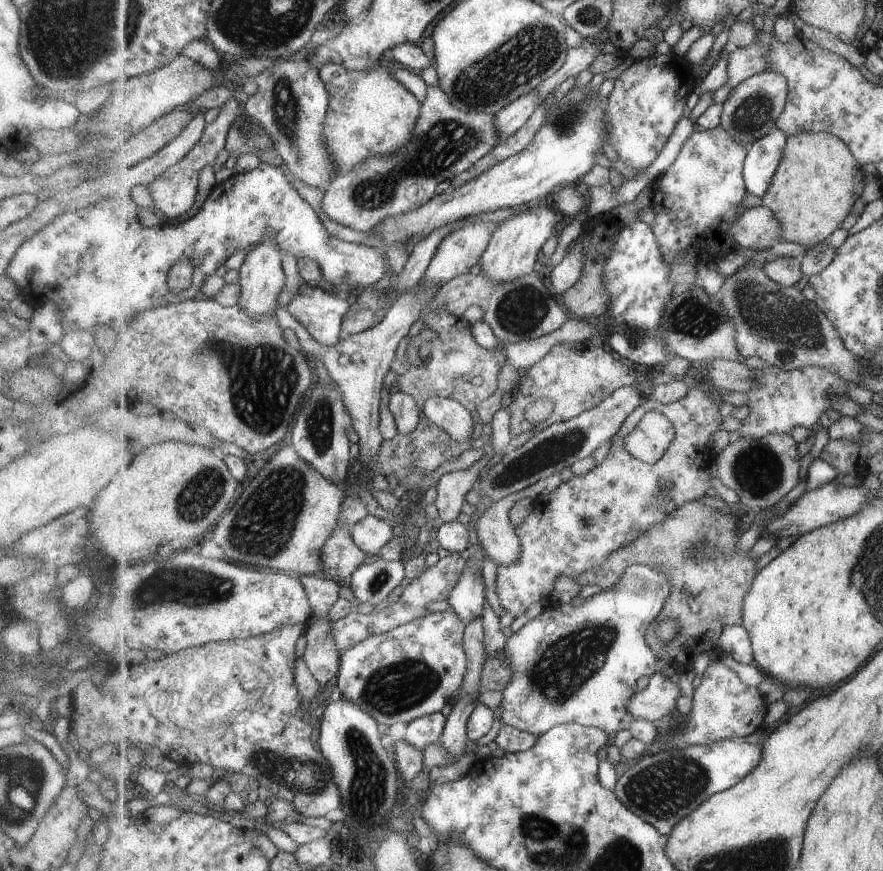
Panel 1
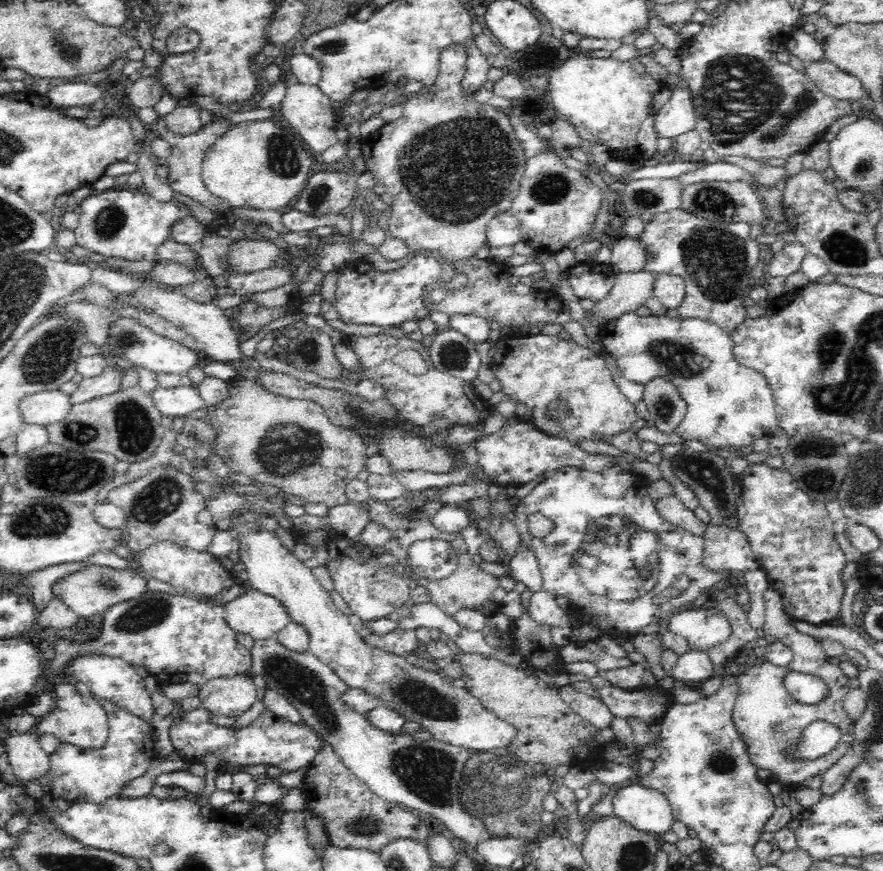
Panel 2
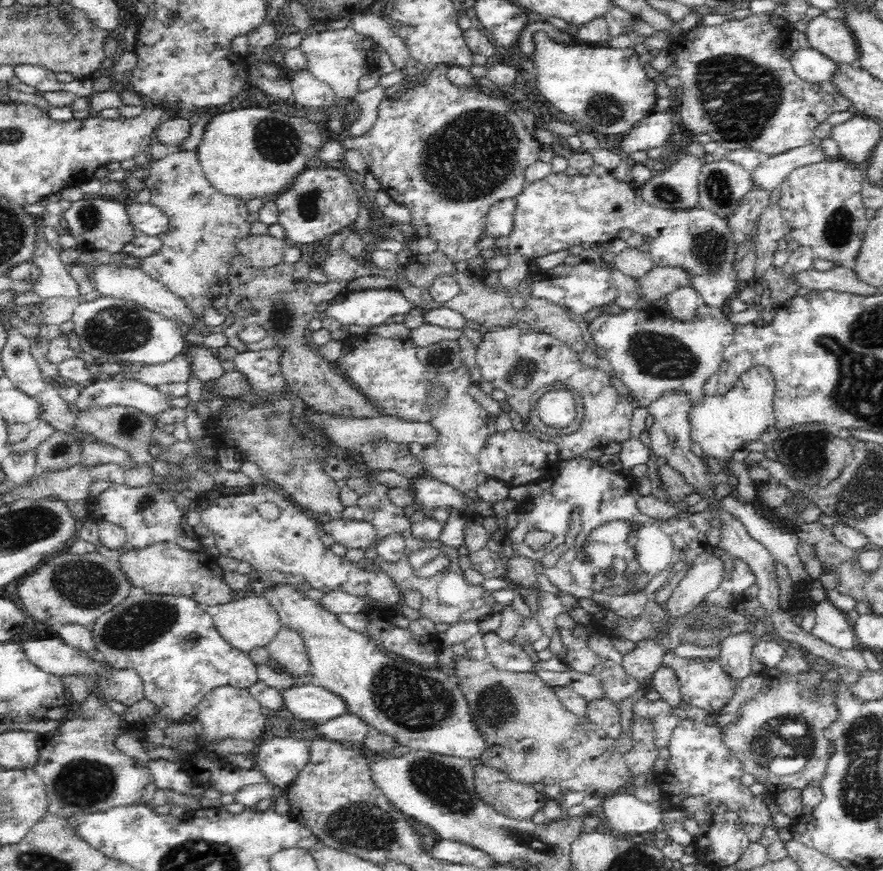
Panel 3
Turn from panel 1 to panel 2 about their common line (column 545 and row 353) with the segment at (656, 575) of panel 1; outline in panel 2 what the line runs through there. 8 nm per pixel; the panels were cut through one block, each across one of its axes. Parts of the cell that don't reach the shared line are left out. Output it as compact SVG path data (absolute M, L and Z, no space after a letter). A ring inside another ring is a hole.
M629 312L619 319L606 323L598 330L603 354L610 354L617 360L617 368L630 382L645 385L648 380L663 376L673 382L681 400L688 407L687 419L690 428L675 429L675 434L686 440L698 440L718 450L747 450L757 439L771 437L778 427L772 389L764 376L739 363L732 352L731 336L713 322L706 319L671 318L665 315L639 316Z

